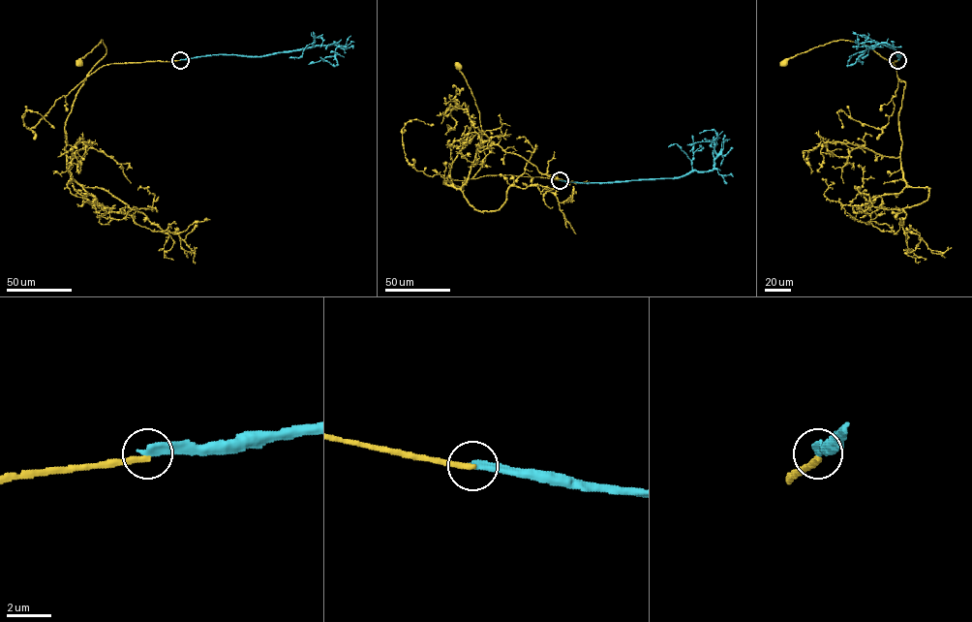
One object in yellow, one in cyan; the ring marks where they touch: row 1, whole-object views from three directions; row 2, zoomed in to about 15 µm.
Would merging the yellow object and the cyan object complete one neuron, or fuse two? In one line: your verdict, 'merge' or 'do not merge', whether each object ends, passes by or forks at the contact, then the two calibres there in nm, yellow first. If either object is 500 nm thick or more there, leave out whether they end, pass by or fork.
do not merge | yellow ends | cyan ends | 260/360 nm

